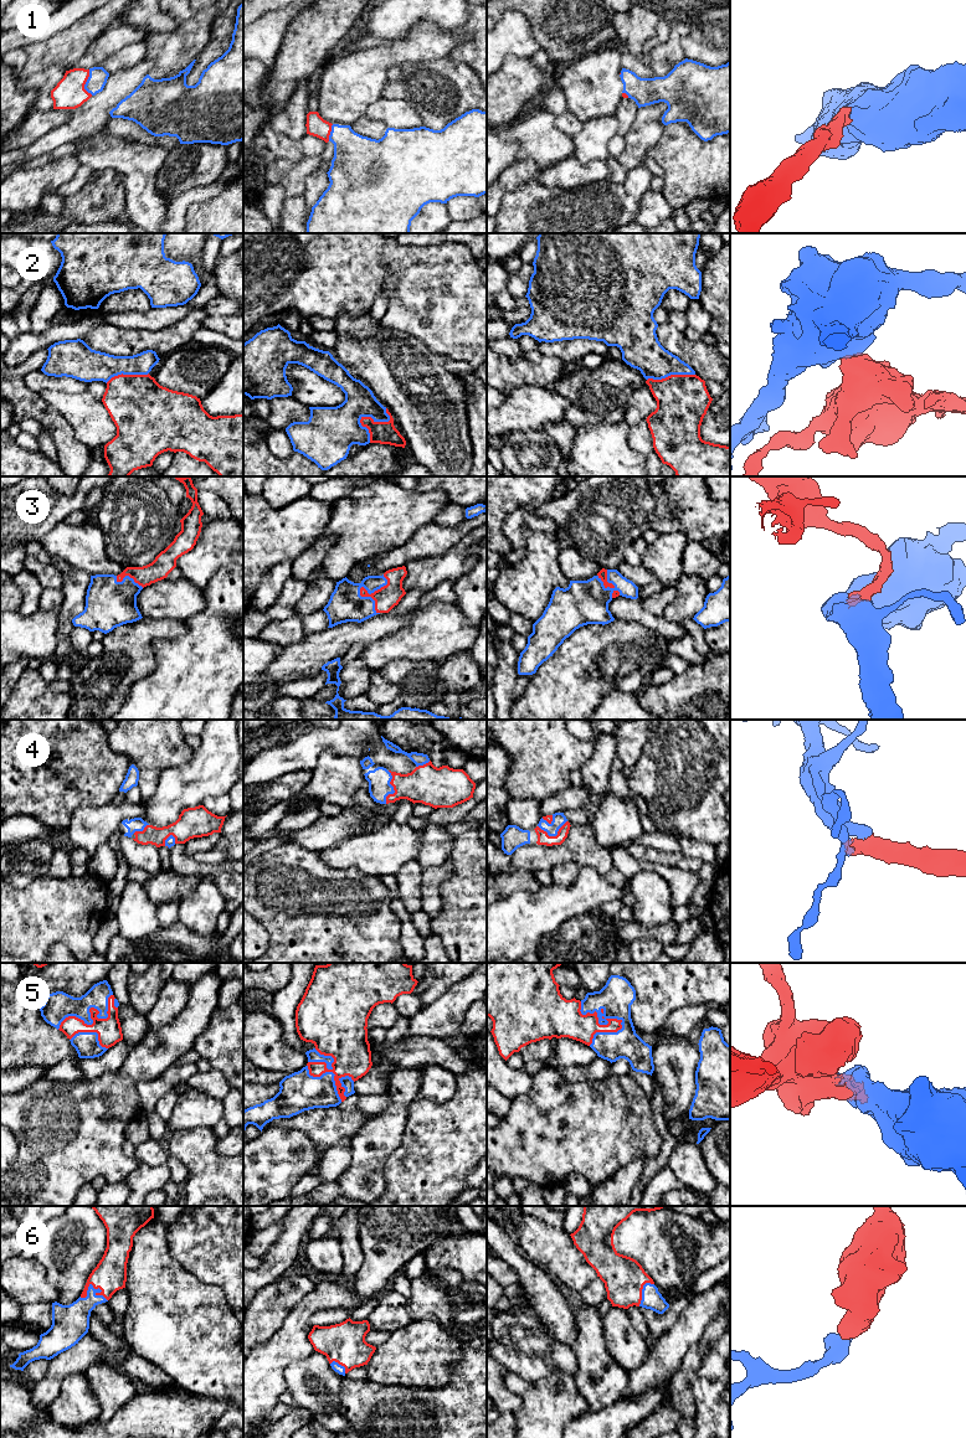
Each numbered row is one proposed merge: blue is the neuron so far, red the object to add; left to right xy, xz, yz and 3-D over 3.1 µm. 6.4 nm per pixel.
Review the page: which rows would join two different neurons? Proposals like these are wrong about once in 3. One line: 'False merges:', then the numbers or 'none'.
False merges: 2

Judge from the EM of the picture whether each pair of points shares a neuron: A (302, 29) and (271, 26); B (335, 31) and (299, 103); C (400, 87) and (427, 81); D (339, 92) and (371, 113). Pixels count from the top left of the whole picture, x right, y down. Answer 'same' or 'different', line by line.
A: different
B: different
C: same
D: different

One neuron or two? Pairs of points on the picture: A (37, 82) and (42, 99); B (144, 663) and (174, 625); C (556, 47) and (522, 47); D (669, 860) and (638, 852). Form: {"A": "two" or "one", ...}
{"A": "one", "B": "one", "C": "two", "D": "one"}

